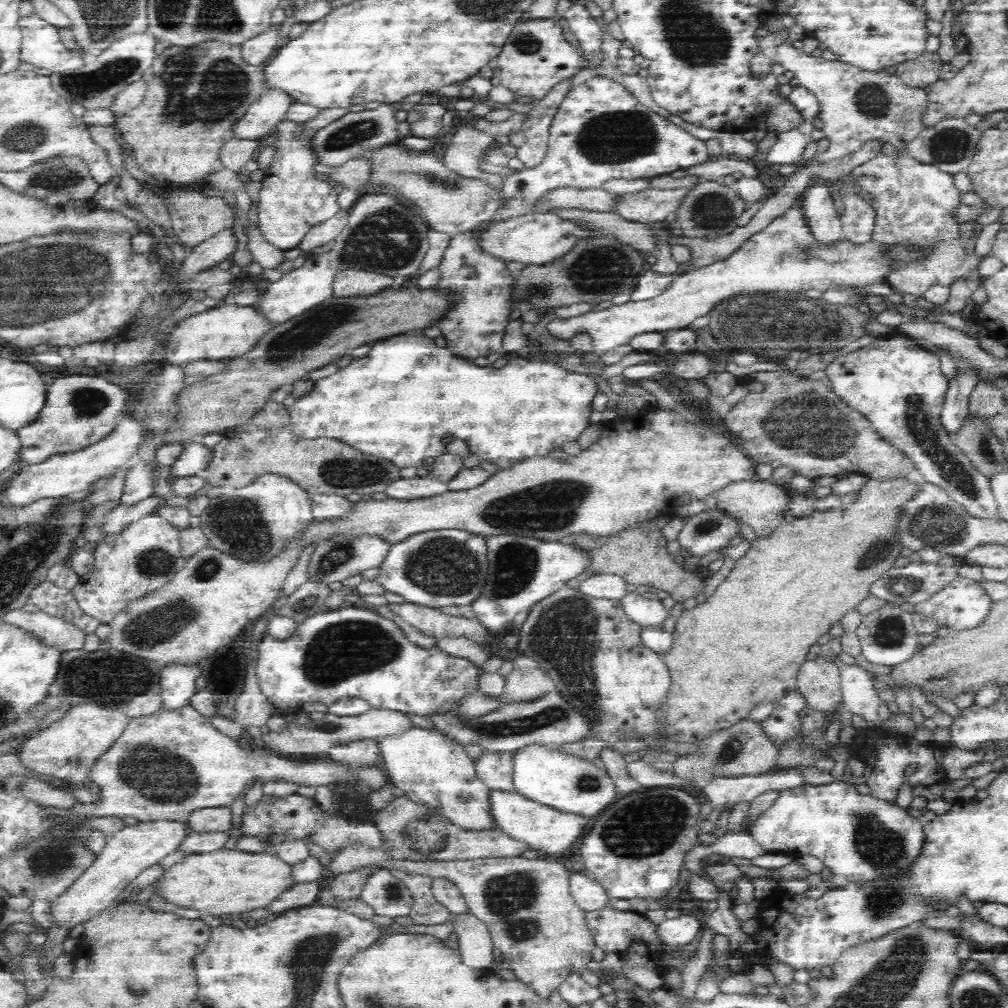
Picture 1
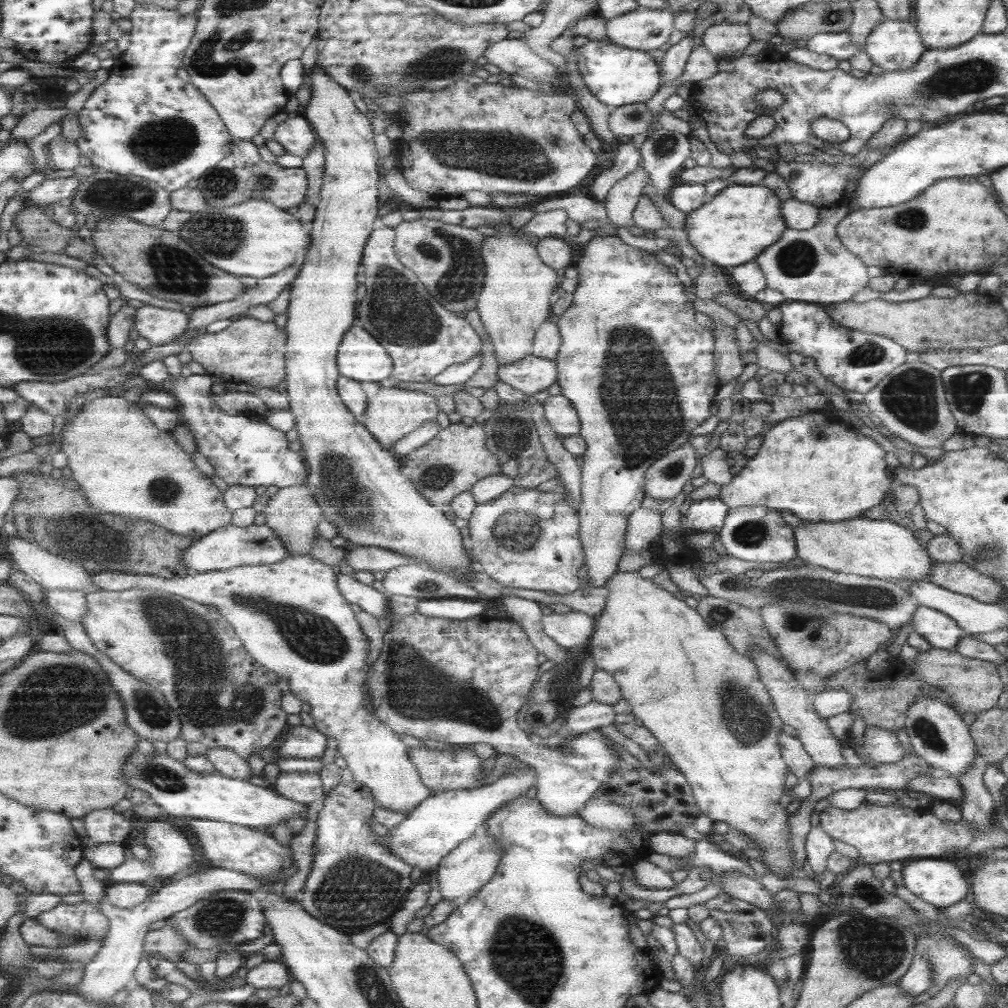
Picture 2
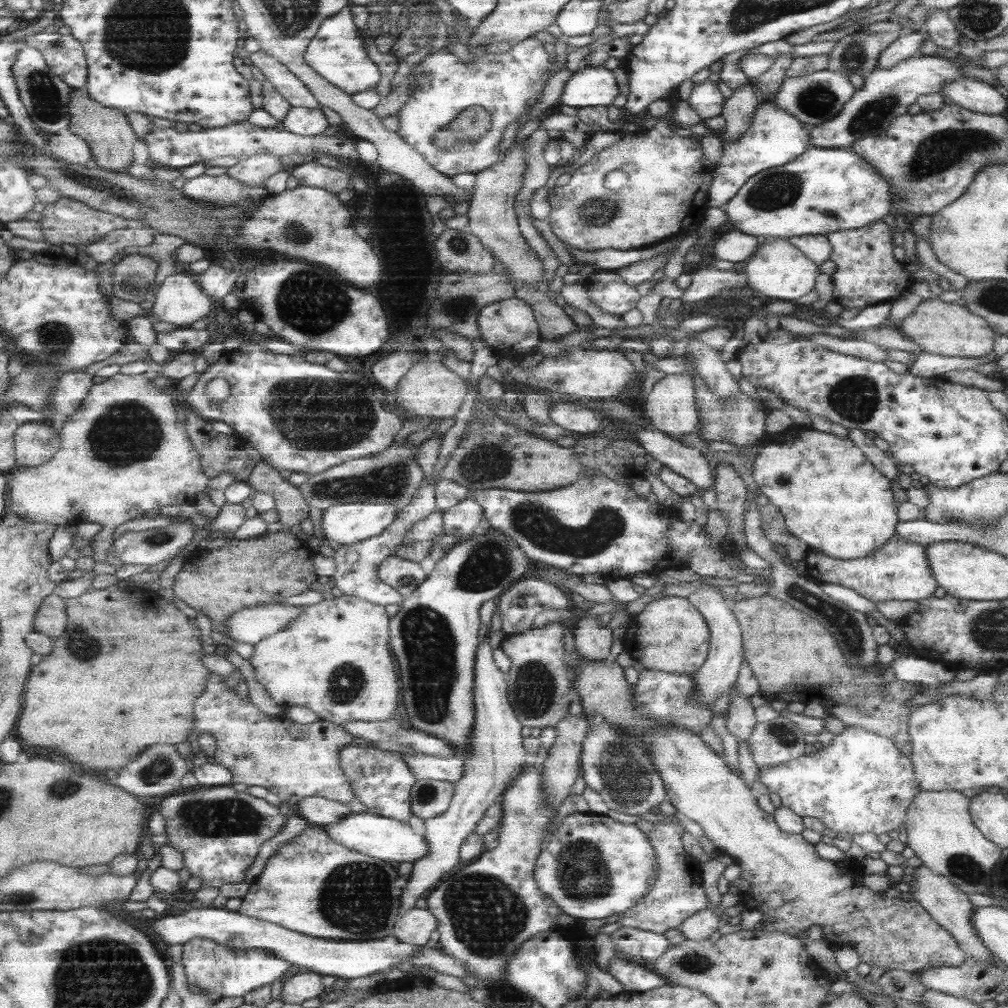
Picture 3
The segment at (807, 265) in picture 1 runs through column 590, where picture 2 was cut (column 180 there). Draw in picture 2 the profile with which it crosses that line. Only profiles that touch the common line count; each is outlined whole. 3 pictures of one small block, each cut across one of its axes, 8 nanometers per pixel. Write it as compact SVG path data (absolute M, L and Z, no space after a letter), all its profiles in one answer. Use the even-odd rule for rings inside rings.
M145 305L136 311L134 328L152 346L163 346L187 334L190 315L182 311Z

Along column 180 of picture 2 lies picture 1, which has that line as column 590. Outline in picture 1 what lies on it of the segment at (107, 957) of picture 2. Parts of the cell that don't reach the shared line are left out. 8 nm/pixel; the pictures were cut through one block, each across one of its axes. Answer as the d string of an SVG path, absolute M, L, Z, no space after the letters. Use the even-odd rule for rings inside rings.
M575 870L571 873L570 894L585 913L602 910L610 899L598 882L589 875Z

